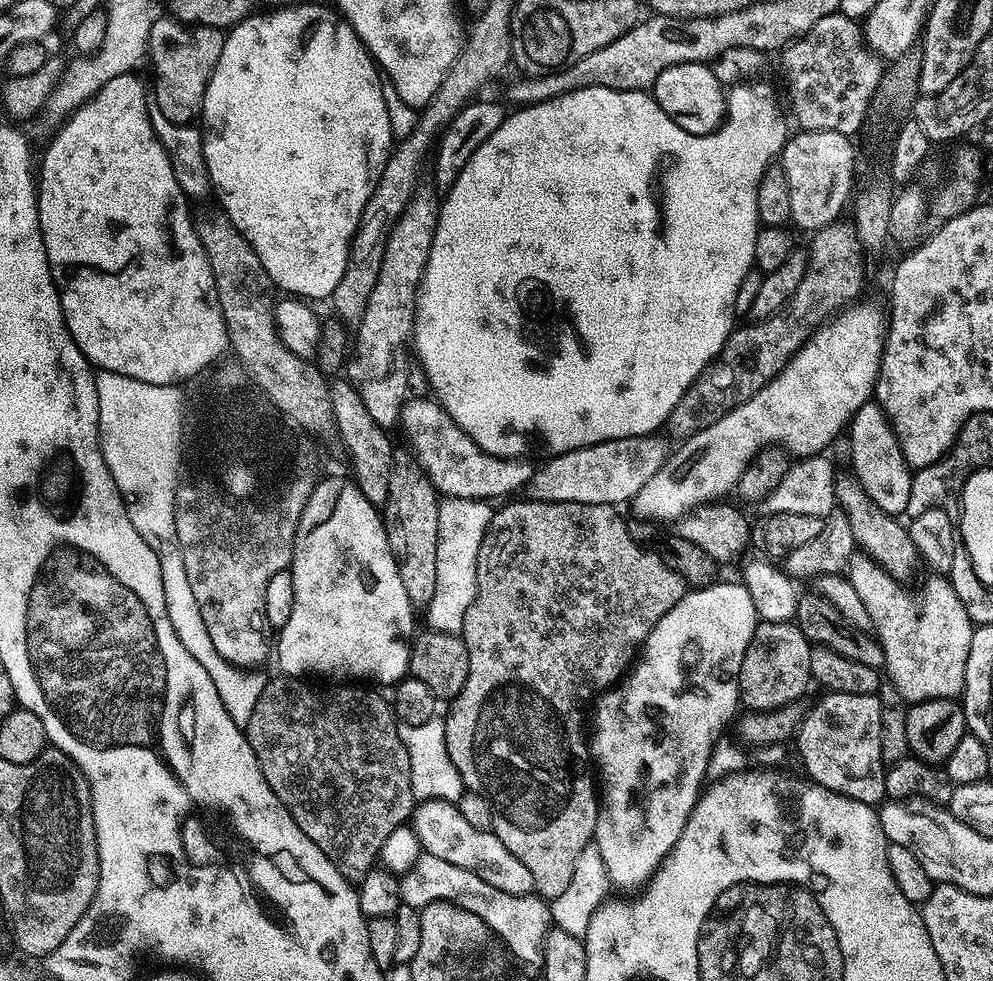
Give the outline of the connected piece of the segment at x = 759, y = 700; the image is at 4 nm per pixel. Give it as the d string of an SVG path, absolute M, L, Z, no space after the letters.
M760 620L754 634L750 638L750 646L746 646L746 658L742 658L740 671L740 703L745 709L754 712L775 712L780 708L795 705L795 700L813 683L810 674L810 654L813 645L802 634L795 622L772 622Z

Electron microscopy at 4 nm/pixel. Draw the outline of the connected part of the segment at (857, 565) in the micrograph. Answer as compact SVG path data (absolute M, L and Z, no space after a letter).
M853 554L846 569L846 578L854 586L862 606L866 606L871 625L880 631L878 643L884 651L884 668L887 679L902 694L909 705L923 700L959 697L964 690L966 658L970 654L970 642L974 625L958 596L954 592L949 577L944 574L929 575L929 580L917 592L903 588L901 581L887 572L878 561L865 554Z

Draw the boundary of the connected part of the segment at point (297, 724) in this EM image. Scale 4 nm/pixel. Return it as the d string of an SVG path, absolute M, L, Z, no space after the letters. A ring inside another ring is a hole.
M276 674L273 680L269 679L264 685L262 694L258 694L258 702L250 713L250 722L242 730L243 735L248 738L248 750L254 754L256 767L262 770L264 783L270 786L273 797L279 800L280 807L287 810L294 818L298 826L302 826L304 839L312 841L312 847L326 854L344 876L345 881L359 882L364 879L367 872L373 871L377 863L380 848L383 846L385 837L376 836L376 816L406 816L413 815L414 799L411 786L411 764L410 756L407 754L406 746L399 737L399 726L393 705L388 704L376 692L367 692L364 686L324 686L328 688L315 688L315 683L304 678ZM352 816L360 816L360 821L352 820Z

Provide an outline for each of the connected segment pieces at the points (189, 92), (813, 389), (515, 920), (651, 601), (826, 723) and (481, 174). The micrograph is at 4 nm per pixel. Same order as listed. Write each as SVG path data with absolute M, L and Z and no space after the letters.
M171 14L157 15L154 26L150 26L146 56L149 61L152 59L152 68L156 71L154 104L175 124L186 124L200 116L208 80L214 74L214 66L218 66L218 57L222 54L224 37L221 29L187 24Z
M865 302L849 306L830 320L823 328L804 343L792 356L785 368L771 380L766 387L758 390L742 406L730 410L718 422L706 426L706 430L687 437L680 449L671 453L665 465L656 476L638 490L631 501L633 508L640 516L669 516L675 518L683 515L690 508L699 504L719 501L729 491L735 489L742 470L753 460L757 452L770 444L787 448L793 457L803 458L823 453L838 433L849 427L854 413L863 404L873 399L876 387L876 376L880 372L880 359L884 353L886 320L876 308L870 308Z
M422 854L412 868L399 877L399 881L403 903L419 909L439 900L456 904L470 914L478 914L478 918L490 926L490 930L499 936L505 948L521 965L543 965L544 939L552 924L552 914L549 905L539 895L515 896L503 893L484 882L478 874L427 854Z
M522 498L522 500L516 500L516 501L515 501L515 500L516 500L516 499L513 499L513 500L512 500L512 501L511 501L511 502L508 502L508 503L512 503L512 502L513 502L513 504L508 504L508 505L506 505L506 506L505 506L505 508L499 508L499 507L497 507L497 508L496 508L496 509L495 509L495 511L493 511L493 514L492 514L492 521L491 521L491 522L490 522L490 526L489 526L489 527L488 527L488 529L487 529L487 530L486 530L486 534L485 534L485 535L484 535L484 537L483 537L483 538L482 538L482 546L478 546L478 562L477 562L477 563L476 563L476 593L475 593L475 594L474 594L474 602L470 602L470 610L466 610L466 618L465 618L465 619L464 619L464 631L463 631L463 633L462 633L462 639L463 639L463 642L464 642L464 645L465 645L465 646L466 646L466 654L467 654L467 655L468 655L468 656L469 656L469 658L470 658L470 659L471 659L471 660L472 660L472 665L471 665L471 666L470 666L470 674L466 674L466 686L462 686L462 690L461 690L461 691L460 691L460 693L459 693L459 694L457 694L457 695L456 695L456 696L453 696L453 697L452 697L452 699L451 699L451 701L450 701L450 703L449 703L449 704L448 704L448 705L447 705L447 708L448 708L448 707L449 707L449 708L448 708L448 716L447 716L447 715L445 715L445 716L444 716L444 717L443 717L443 722L444 722L444 724L445 724L445 740L446 740L446 750L447 750L447 751L448 751L448 752L449 752L449 758L450 758L450 760L451 760L451 761L452 761L452 763L453 763L453 764L454 764L454 769L455 769L455 770L456 770L456 771L457 771L457 772L458 772L458 774L459 774L459 775L460 775L460 776L461 776L461 780L462 780L462 782L463 782L463 783L464 783L464 787L465 787L465 789L467 789L467 791L470 791L470 792L477 792L477 793L478 793L478 794L482 794L482 795L483 795L483 796L485 796L485 797L486 797L486 799L487 799L487 800L488 800L488 801L489 801L489 802L490 802L490 806L491 806L491 807L492 807L492 809L493 809L493 810L494 810L494 822L493 822L493 823L492 823L492 831L493 831L493 832L495 832L495 834L496 834L496 836L497 836L497 837L498 837L498 838L500 838L500 839L501 839L501 840L502 840L502 844L503 844L503 846L506 846L506 848L507 848L507 850L509 850L509 852L510 852L510 854L512 854L512 855L513 855L513 856L515 856L515 858L518 858L518 860L519 860L519 862L522 862L522 863L523 863L523 865L525 865L525 866L526 866L526 870L530 870L530 874L531 874L531 875L533 875L533 877L534 877L534 884L535 884L535 886L536 886L536 892L537 892L537 893L539 893L539 895L540 895L540 896L541 896L541 897L543 897L543 899L544 899L544 900L545 900L545 901L548 901L548 902L551 902L551 901L552 901L552 900L553 900L553 899L554 899L554 898L558 898L558 894L562 894L562 890L566 890L566 886L570 886L570 878L574 878L574 866L575 866L575 864L577 864L577 862L578 862L578 854L582 854L582 850L586 850L586 846L587 846L587 845L588 845L588 844L591 844L591 843L593 843L593 840L594 840L594 837L595 837L595 834L596 834L596 819L597 819L597 818L598 818L598 814L599 814L599 813L600 813L600 806L599 806L599 803L598 803L598 784L597 784L597 781L596 781L596 780L595 780L595 779L594 779L594 768L593 768L593 765L592 765L592 764L591 764L591 763L590 763L590 744L589 744L589 741L588 741L588 740L587 740L587 739L586 739L586 712L585 712L585 716L584 716L584 704L588 704L588 703L589 703L589 704L588 704L588 705L591 705L591 704L592 704L592 703L593 703L593 701L595 701L595 700L596 700L596 699L597 699L597 697L599 697L599 695L600 695L600 693L601 693L601 692L606 692L606 691L608 691L608 689L609 689L609 688L611 688L611 687L613 687L613 686L615 686L615 685L617 685L617 684L619 684L619 683L620 683L620 681L621 681L621 679L622 679L622 677L623 677L623 676L624 676L624 675L625 675L625 673L627 673L627 672L628 672L628 671L629 671L629 669L631 669L631 667L632 667L632 665L633 665L633 663L634 663L634 661L635 661L635 659L636 659L636 657L637 657L637 655L638 655L638 653L639 653L639 651L640 651L640 649L641 649L641 648L643 648L643 647L644 647L644 639L646 639L646 638L647 638L647 637L648 637L648 636L649 636L649 634L650 634L650 633L651 633L651 632L652 632L652 631L653 631L653 630L654 630L654 626L658 626L658 622L662 622L662 618L666 618L666 614L670 614L670 610L674 610L674 606L678 606L678 602L679 602L679 601L680 601L680 599L681 599L681 598L682 598L682 597L683 597L683 596L684 596L684 594L685 594L685 591L686 591L686 585L685 585L685 583L684 583L684 577L682 577L682 576L679 576L679 575L678 575L678 573L676 573L676 572L675 572L675 571L674 571L674 570L670 570L670 566L666 566L666 562L662 562L662 558L661 558L661 557L660 557L660 553L659 553L659 552L657 552L657 551L655 551L655 550L653 550L653 549L652 549L652 548L651 548L651 547L648 547L648 548L649 548L649 549L648 549L648 548L643 548L643 546L642 546L642 545L640 545L640 544L639 544L639 542L638 542L638 541L636 541L636 540L635 540L635 538L634 538L634 537L632 537L632 536L631 536L631 534L630 534L630 533L628 533L628 528L627 528L627 526L626 526L626 525L624 525L624 520L623 520L623 518L622 518L622 517L620 517L620 516L619 516L619 514L618 514L618 513L616 513L616 512L618 512L618 511L617 511L617 509L616 509L616 508L615 508L615 507L613 507L613 505L611 505L611 504L602 504L602 505L586 505L586 504L585 504L585 502L568 502L568 501L536 501L536 500L531 500L531 499L529 499L529 498Z
M829 692L799 721L794 733L800 760L804 763L807 779L821 784L826 790L854 798L863 804L879 805L885 799L884 773L886 765L882 758L882 714L879 695L838 694Z
M737 82L727 89L724 121L721 122L720 127L705 136L690 134L686 130L682 130L682 126L678 126L674 122L674 118L670 118L670 114L666 114L666 110L662 110L662 106L658 106L656 97L647 91L623 92L609 88L587 88L586 90L574 90L570 94L562 94L558 98L550 98L546 102L525 104L512 112L509 111L504 117L502 126L498 126L498 130L494 130L494 134L490 134L490 138L486 138L486 142L482 142L482 146L478 146L478 150L474 150L474 154L470 154L470 162L466 162L466 166L462 166L458 178L446 189L443 193L444 200L442 196L438 204L434 242L430 246L430 258L426 262L420 292L416 295L414 352L415 355L416 352L420 355L424 376L428 379L429 386L432 387L431 395L447 410L450 418L454 418L456 425L466 434L470 434L470 438L474 438L474 442L478 442L478 446L482 450L505 458L537 458L536 456L551 458L610 439L659 433L667 425L668 415L672 413L674 406L678 406L682 394L686 394L686 390L696 381L698 374L702 374L704 367L715 360L717 354L724 349L724 343L727 342L734 328L734 323L732 324L732 320L734 321L733 308L738 295L738 286L741 285L746 274L754 268L754 242L762 227L758 218L758 186L768 169L777 163L779 154L784 149L784 144L790 135L789 121L786 116L786 121L784 121L784 116L780 113L780 104L776 101L771 86L746 83Z

